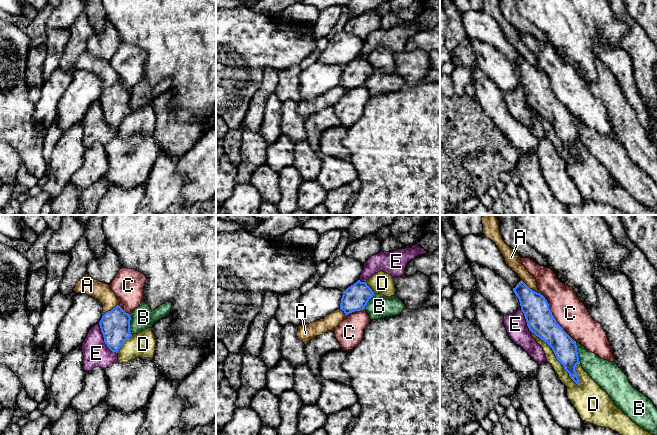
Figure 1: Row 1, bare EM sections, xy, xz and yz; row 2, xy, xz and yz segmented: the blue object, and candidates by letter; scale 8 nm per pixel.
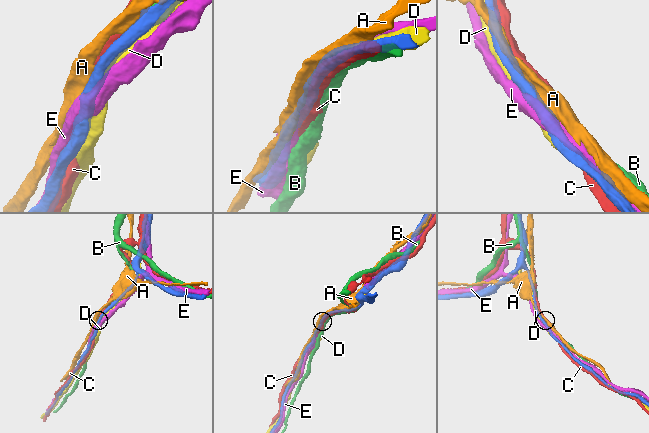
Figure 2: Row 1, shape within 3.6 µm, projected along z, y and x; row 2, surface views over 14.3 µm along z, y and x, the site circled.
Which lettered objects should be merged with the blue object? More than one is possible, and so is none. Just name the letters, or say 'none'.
none

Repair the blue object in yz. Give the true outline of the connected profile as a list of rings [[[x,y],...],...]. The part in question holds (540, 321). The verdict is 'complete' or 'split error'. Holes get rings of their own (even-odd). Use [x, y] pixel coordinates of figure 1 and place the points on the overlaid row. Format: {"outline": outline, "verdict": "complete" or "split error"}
{"outline": [[[522,280],[513,291],[519,299],[529,330],[552,348],[570,378],[579,385],[575,371],[576,365],[580,364],[576,341],[556,322],[543,295],[530,289]]], "verdict": "complete"}

